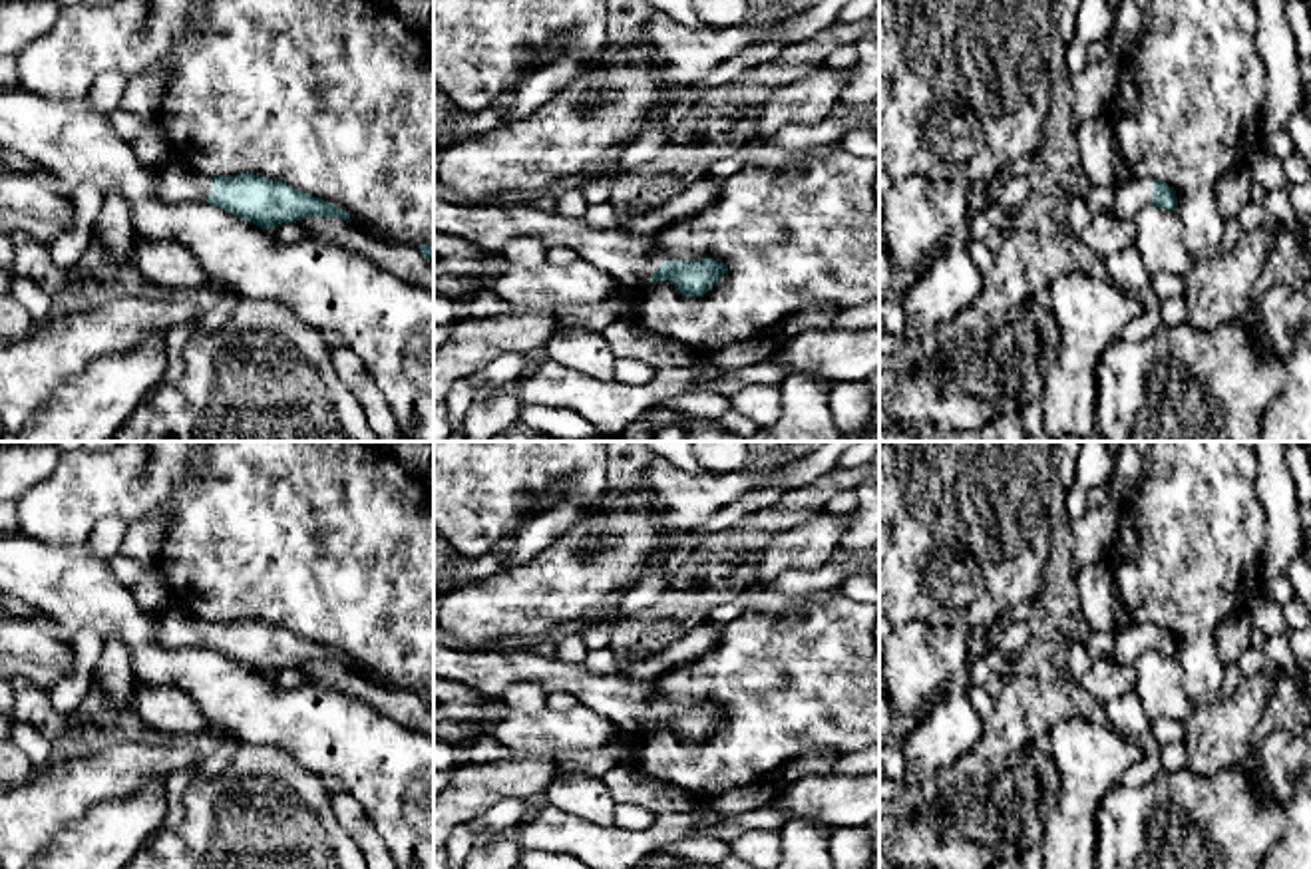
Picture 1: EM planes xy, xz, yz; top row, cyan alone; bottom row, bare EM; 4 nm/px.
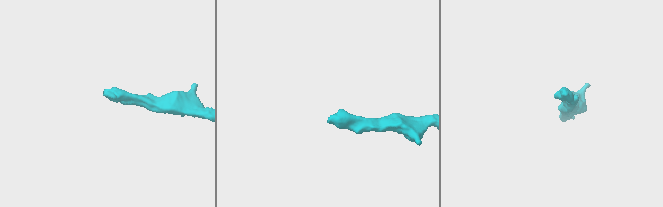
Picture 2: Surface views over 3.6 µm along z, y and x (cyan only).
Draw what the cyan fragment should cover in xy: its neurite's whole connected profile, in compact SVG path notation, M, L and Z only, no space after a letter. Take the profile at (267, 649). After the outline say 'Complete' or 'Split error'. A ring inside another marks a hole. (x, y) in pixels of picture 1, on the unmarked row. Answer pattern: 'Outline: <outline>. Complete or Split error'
Outline: M175 603L157 610L155 632L163 646L197 646L219 652L261 674L277 674L304 662L332 662L350 668L336 650L288 632L282 626L241 618L235 622L205 622Z. Split error

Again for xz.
Outline: M434 642L434 676L462 682L497 700L511 684L535 682L547 694L567 692L625 736L643 736L649 728L668 726L684 742L704 742L728 714L712 704L668 706L656 682L635 682L623 664L597 674L583 664L561 662L535 652L495 652L489 648L448 648Z. Split error

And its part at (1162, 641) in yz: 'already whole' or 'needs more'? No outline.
needs more

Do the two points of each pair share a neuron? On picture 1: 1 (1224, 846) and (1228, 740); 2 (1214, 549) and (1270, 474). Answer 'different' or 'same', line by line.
1: different
2: different

